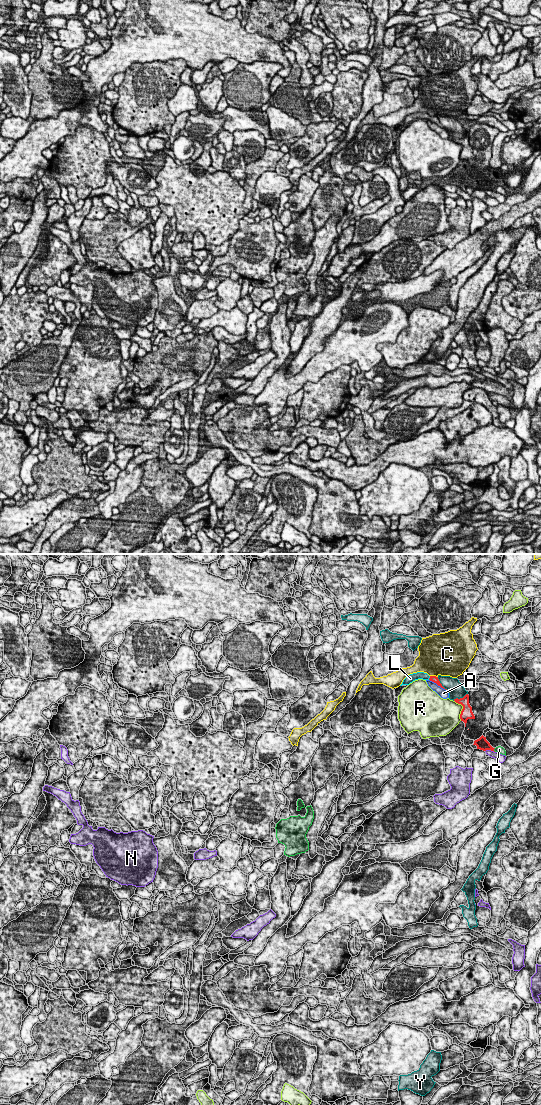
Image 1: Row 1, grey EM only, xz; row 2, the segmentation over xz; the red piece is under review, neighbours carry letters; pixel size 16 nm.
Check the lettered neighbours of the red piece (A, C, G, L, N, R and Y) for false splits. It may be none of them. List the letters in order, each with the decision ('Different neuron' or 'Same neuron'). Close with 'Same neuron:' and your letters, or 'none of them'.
A: Different neuron
C: Different neuron
G: Different neuron
L: Same neuron
N: Different neuron
R: Different neuron
Y: Different neuron
Same neuron: L

